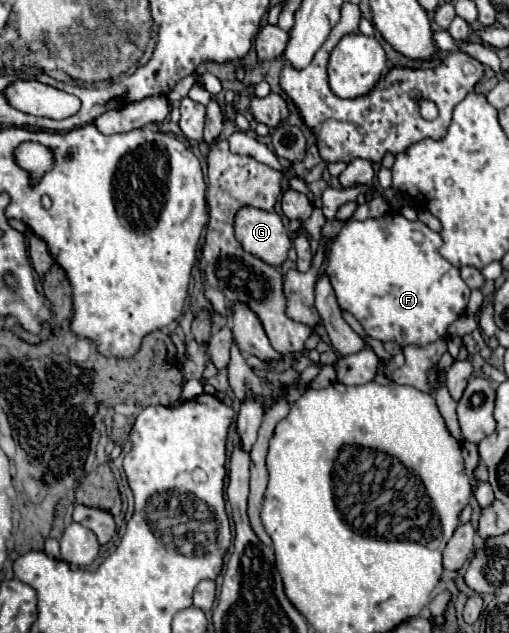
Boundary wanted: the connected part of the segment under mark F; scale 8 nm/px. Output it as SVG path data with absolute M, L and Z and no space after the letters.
M384 214L384 216L380 216L380 218L370 218L370 220L362 220L362 222L350 220L350 222L340 230L340 234L334 238L334 244L332 244L332 250L330 250L330 256L328 256L328 268L326 268L326 274L330 276L330 284L332 284L334 292L336 292L338 306L340 306L342 310L350 312L350 314L362 324L364 332L366 332L368 336L380 340L380 342L392 340L392 342L396 342L396 344L400 344L400 346L404 348L404 346L410 346L410 344L414 344L414 346L426 346L426 344L430 344L430 342L436 342L438 338L446 338L450 324L452 324L458 316L462 316L464 310L466 310L466 304L468 304L468 298L470 298L470 288L468 288L468 286L464 284L464 280L460 278L460 270L458 270L456 266L452 266L452 264L440 254L440 246L442 246L442 238L440 238L438 232L430 230L426 224L422 224L422 222L418 222L418 220L416 220L416 222L410 222L410 220L406 220L402 214Z

